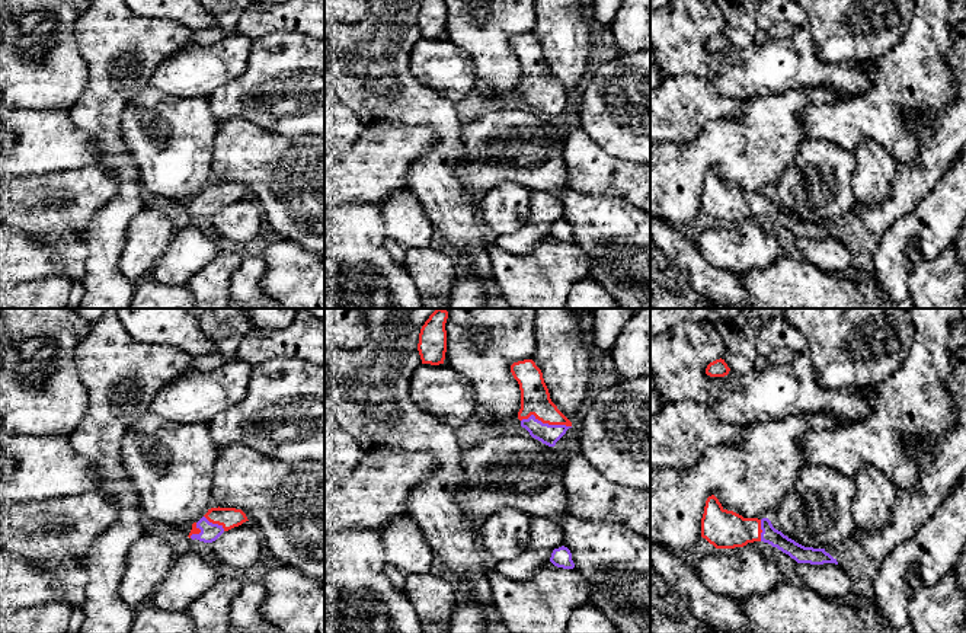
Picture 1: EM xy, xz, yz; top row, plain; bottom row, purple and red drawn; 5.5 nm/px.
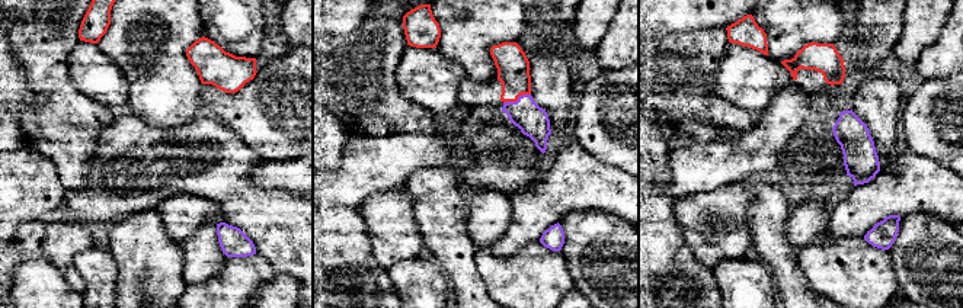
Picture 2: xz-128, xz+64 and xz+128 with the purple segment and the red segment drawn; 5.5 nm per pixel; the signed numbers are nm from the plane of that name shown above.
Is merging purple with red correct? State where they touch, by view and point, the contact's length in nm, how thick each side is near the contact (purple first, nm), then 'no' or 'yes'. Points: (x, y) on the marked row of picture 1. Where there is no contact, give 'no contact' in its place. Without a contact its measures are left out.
meets purple in xz at (546, 424); contact 280 nm long; 110 nm thick on the purple side, 160 nm on the other; yes

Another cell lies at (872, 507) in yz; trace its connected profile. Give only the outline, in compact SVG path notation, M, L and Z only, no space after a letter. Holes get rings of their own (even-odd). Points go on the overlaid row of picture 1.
M866 466L854 474L857 493L853 501L855 527L882 530L892 519L898 487L877 469Z

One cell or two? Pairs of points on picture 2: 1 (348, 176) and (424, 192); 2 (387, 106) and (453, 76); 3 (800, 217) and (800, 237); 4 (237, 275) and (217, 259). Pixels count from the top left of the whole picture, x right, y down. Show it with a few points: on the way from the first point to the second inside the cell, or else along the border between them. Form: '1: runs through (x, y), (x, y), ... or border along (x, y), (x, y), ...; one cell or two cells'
1: border along (429, 167), (421, 167), (413, 172), (400, 188); two cells
2: border along (397, 64), (399, 90), (412, 102), (437, 114); two cells
3: runs through (800, 221), (800, 233); one cell
4: border along (229, 257), (217, 273), (201, 284), (195, 284); two cells

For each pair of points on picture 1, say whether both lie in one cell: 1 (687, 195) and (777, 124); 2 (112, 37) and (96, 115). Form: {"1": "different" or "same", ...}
{"1": "same", "2": "same"}

